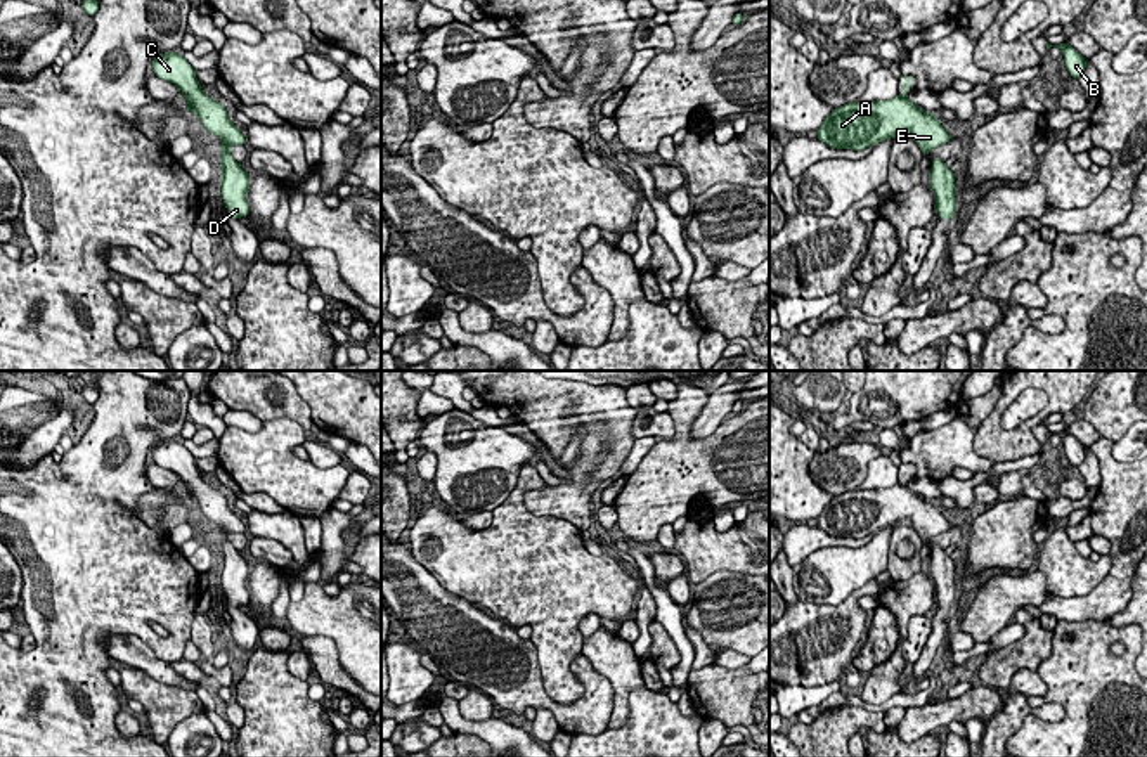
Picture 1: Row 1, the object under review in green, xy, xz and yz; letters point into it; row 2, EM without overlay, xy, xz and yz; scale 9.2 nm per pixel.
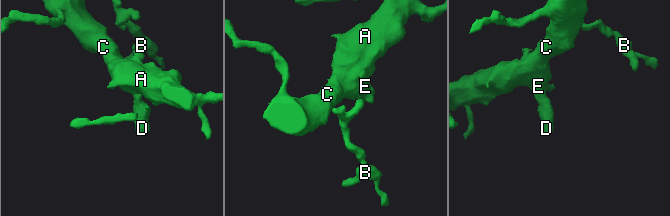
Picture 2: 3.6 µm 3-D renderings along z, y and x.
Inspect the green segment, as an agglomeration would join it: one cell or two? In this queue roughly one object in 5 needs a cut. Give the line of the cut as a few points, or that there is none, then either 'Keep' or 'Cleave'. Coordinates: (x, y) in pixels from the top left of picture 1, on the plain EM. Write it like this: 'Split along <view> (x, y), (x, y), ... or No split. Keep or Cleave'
No split. Keep

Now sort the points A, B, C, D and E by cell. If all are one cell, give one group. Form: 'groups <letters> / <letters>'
groups A B C D E

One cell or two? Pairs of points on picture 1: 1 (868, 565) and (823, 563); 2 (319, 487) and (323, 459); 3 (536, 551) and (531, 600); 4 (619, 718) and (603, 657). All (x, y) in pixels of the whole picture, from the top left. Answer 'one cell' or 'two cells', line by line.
1: one cell
2: two cells
3: one cell
4: one cell

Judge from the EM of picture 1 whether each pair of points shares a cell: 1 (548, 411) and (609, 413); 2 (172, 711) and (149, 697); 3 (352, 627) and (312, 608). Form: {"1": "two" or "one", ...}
{"1": "one", "2": "one", "3": "one"}

